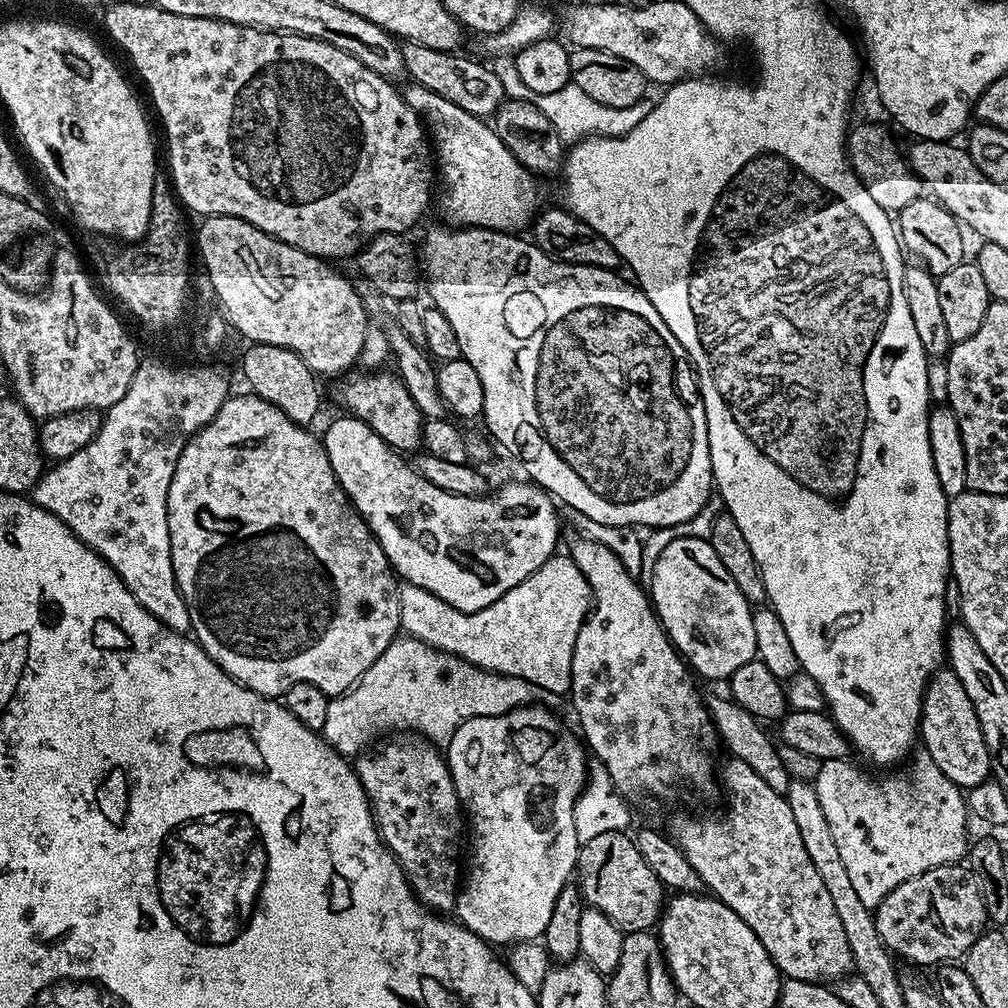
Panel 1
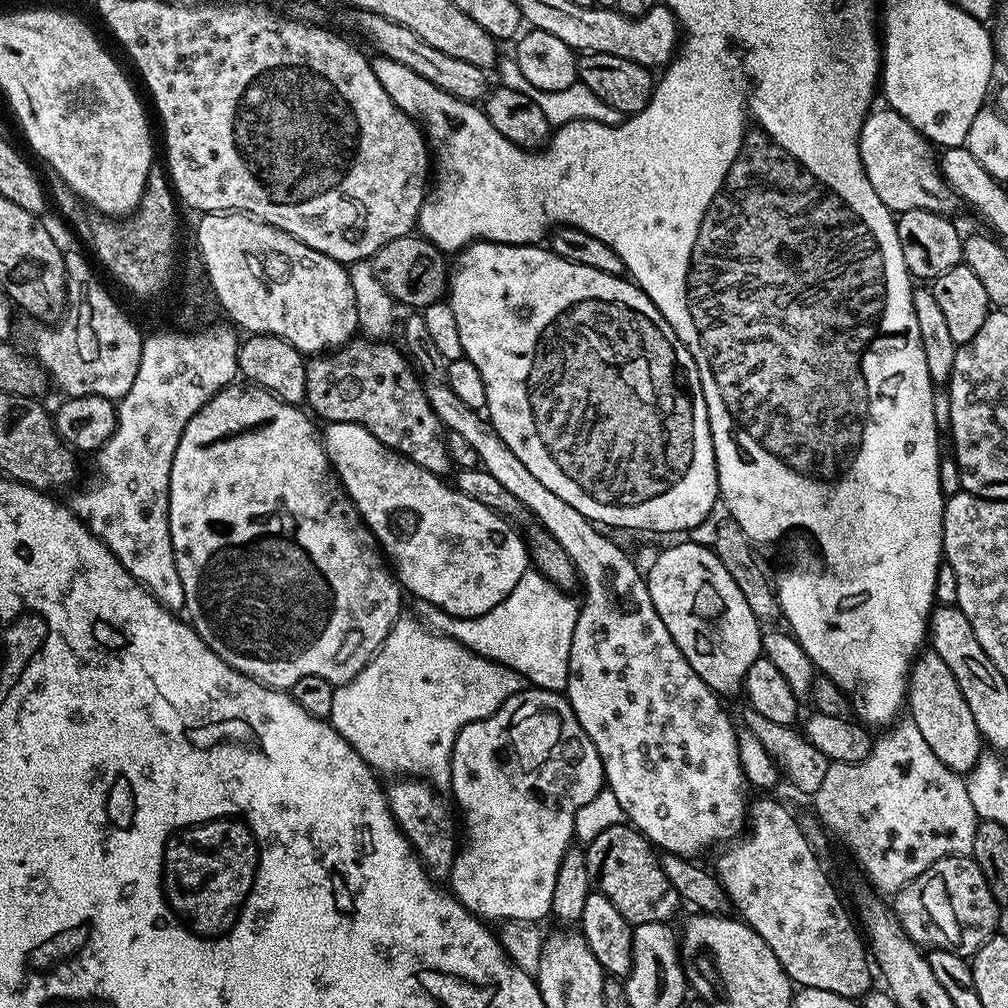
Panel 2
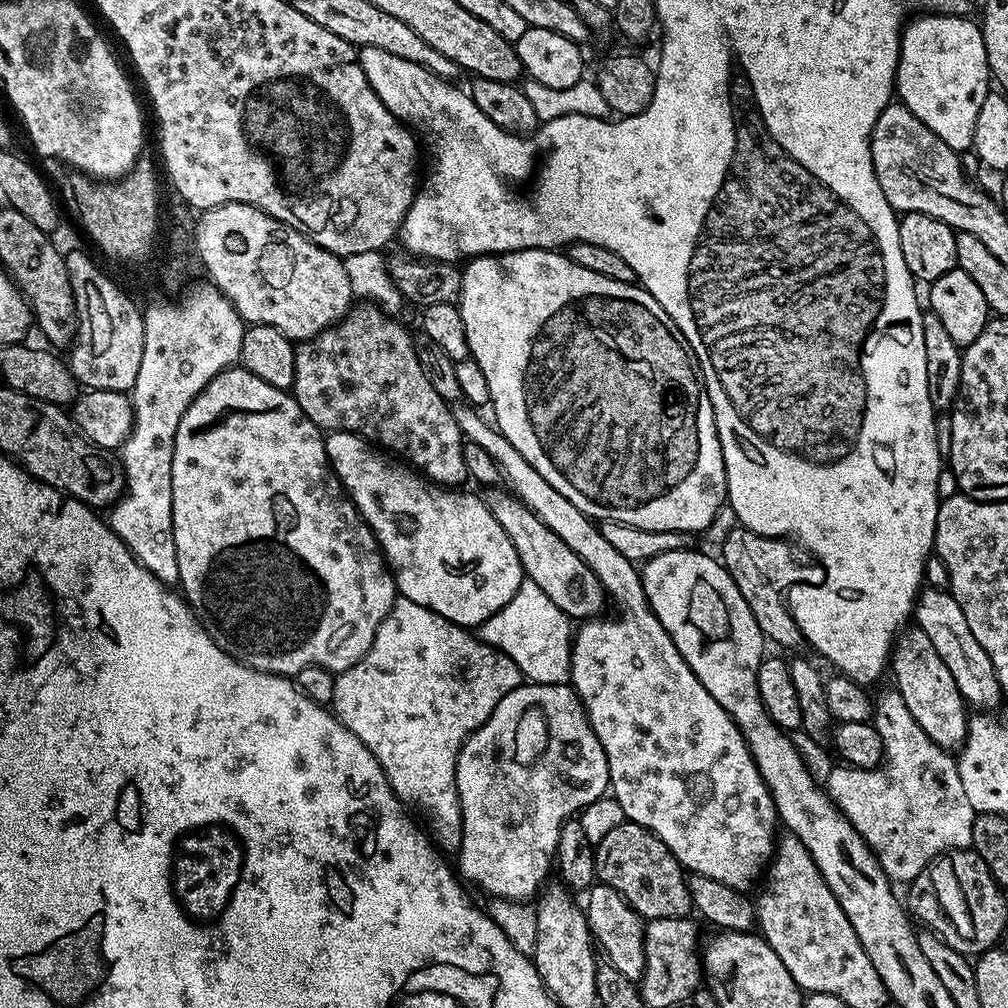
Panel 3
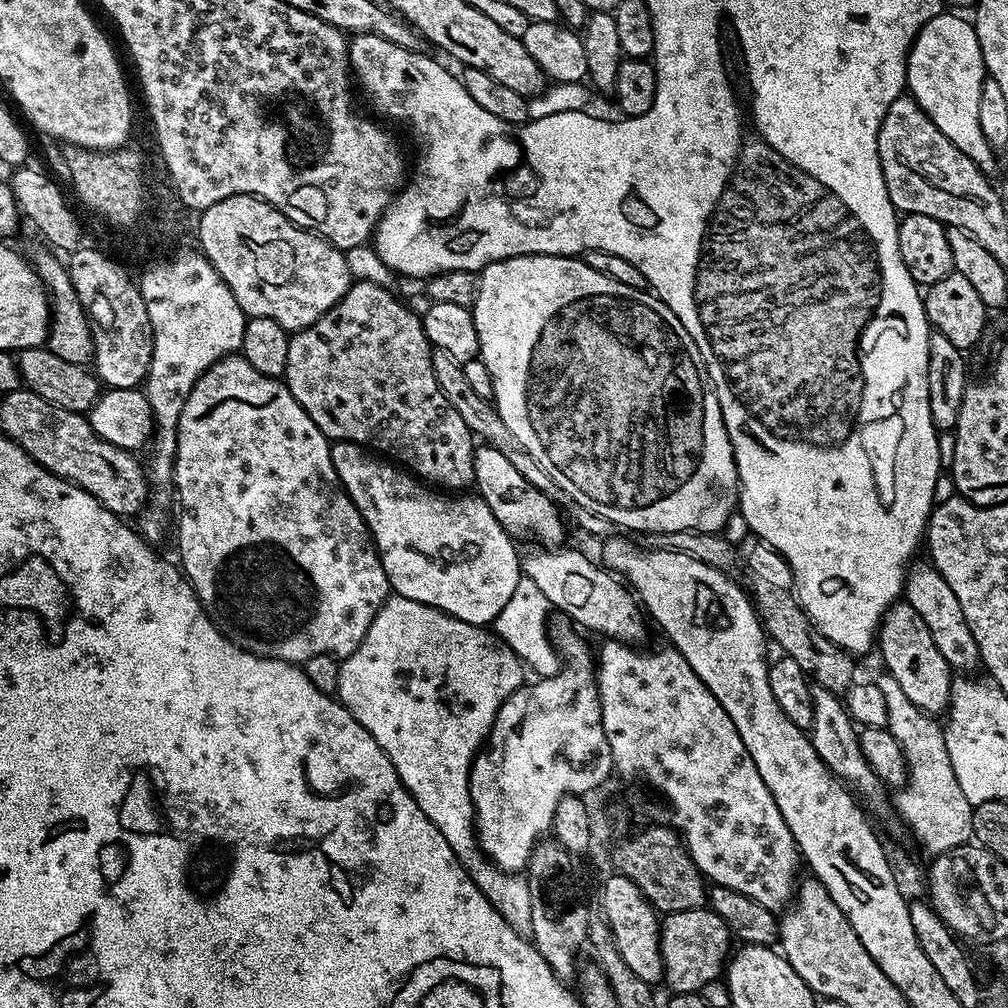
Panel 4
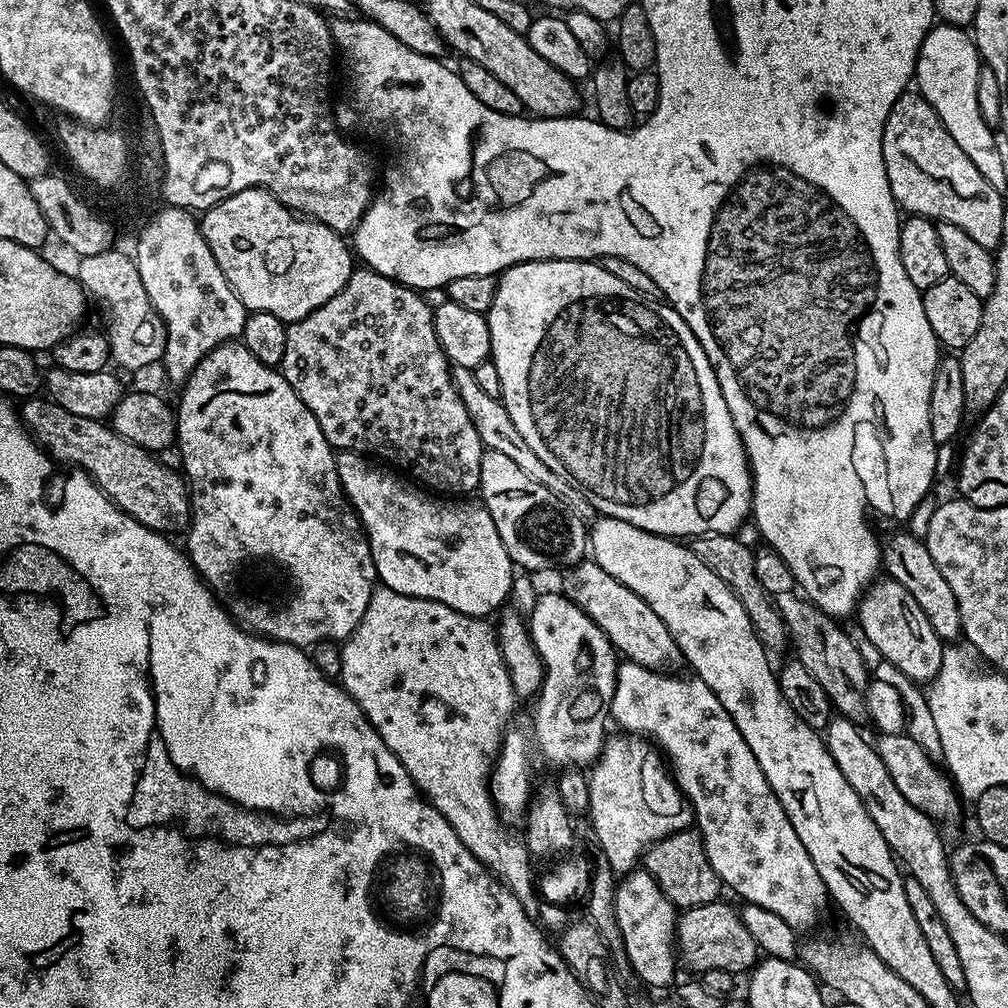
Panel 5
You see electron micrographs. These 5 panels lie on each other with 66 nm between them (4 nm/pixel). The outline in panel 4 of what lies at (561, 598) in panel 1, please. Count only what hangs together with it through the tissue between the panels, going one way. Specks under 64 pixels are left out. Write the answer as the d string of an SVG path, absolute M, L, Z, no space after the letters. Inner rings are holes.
M521 575L518 586L514 586L514 594L510 594L510 602L502 606L498 618L494 621L496 635L508 645L510 650L514 650L518 659L531 671L533 668L537 672L535 675L540 678L558 674L562 663L562 657L556 651L556 645L550 635L548 612L550 613L550 605L546 594L538 590L538 585L529 576Z

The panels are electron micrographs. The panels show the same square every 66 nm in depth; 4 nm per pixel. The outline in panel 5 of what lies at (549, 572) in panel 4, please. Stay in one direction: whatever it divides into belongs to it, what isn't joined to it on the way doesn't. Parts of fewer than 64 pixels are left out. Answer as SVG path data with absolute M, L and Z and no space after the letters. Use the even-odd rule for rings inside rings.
M585 558L563 573L562 591L569 600L579 606L598 627L604 631L606 638L615 646L617 653L625 661L642 666L646 670L676 674L685 667L686 661L674 634L650 610L650 606L634 590L622 586L618 578L606 574L596 561Z

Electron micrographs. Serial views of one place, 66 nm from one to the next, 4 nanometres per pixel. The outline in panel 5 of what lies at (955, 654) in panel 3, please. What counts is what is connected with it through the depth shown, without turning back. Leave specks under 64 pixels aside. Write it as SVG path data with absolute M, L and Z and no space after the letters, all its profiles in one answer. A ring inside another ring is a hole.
M898 532L888 542L886 540L881 553L881 567L889 579L905 586L913 595L941 641L952 642L961 635L961 614L954 592L947 585L946 578L939 573L938 566L930 556L929 548L917 535L915 537L906 532Z

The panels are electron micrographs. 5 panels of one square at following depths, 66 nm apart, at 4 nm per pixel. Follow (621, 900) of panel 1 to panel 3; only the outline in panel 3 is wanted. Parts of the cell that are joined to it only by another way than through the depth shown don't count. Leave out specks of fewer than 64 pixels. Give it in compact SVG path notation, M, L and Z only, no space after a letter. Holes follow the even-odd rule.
M627 822L615 826L610 830L596 849L596 875L599 883L608 884L634 911L643 916L645 921L657 920L658 918L674 918L675 916L687 917L693 911L690 890L688 889L688 876L686 869L676 861L674 854L666 850L666 846L650 830L646 830L637 824Z

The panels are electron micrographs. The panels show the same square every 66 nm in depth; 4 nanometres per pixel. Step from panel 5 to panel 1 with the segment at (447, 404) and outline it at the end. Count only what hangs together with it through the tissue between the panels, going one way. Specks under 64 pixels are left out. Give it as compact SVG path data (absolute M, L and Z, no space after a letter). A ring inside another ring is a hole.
M368 370L364 376L356 376L353 380L340 378L335 381L336 400L345 413L358 417L370 430L379 434L390 447L401 454L415 453L424 442L425 416L415 405L410 392L399 376L388 370Z

